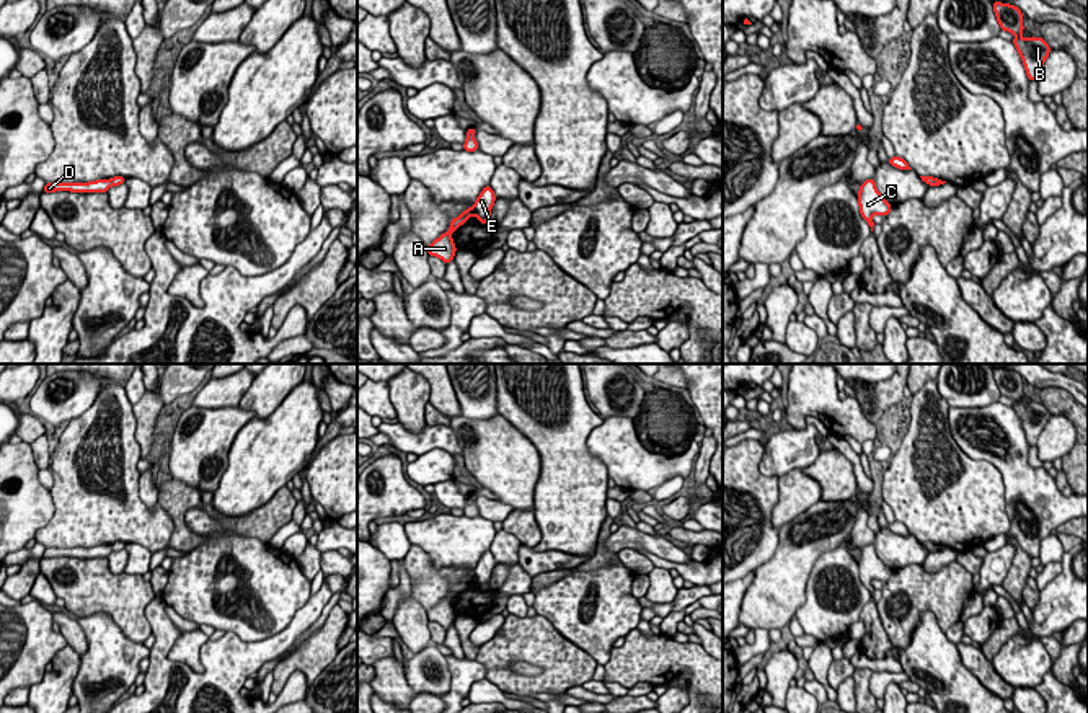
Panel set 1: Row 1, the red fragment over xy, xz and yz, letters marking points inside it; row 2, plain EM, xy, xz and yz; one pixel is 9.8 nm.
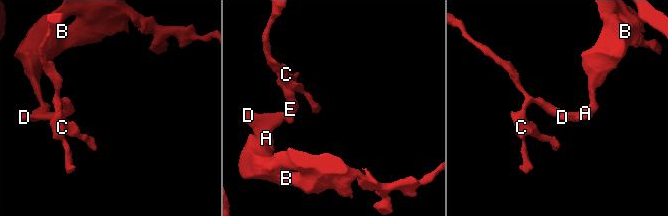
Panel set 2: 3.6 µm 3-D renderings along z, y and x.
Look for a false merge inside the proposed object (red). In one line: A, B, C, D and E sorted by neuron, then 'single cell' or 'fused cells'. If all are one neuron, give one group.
A B D / C E | fused cells

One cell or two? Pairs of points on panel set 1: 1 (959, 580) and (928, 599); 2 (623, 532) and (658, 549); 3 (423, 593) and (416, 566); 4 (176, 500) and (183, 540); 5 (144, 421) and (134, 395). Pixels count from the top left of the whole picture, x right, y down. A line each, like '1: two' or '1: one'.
1: one
2: one
3: one
4: one
5: two

